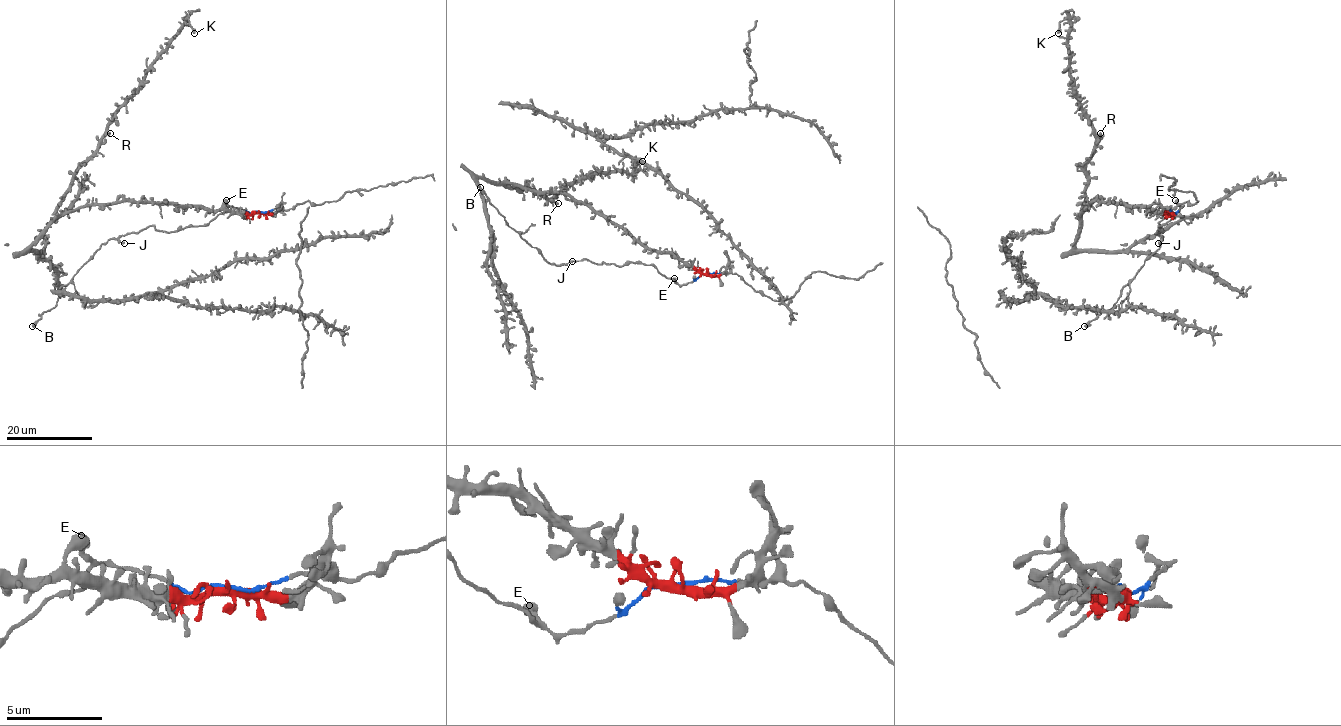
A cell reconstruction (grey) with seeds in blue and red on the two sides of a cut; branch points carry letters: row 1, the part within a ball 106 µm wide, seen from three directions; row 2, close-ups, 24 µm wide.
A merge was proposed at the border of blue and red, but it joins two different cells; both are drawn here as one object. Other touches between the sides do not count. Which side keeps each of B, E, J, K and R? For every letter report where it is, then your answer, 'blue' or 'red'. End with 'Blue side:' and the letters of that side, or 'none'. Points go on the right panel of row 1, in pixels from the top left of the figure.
B: at (1084, 326); blue
E: at (1175, 200); blue
J: at (1158, 243); blue
K: at (1058, 33); red
R: at (1100, 133); red
Blue side: B, E, J

